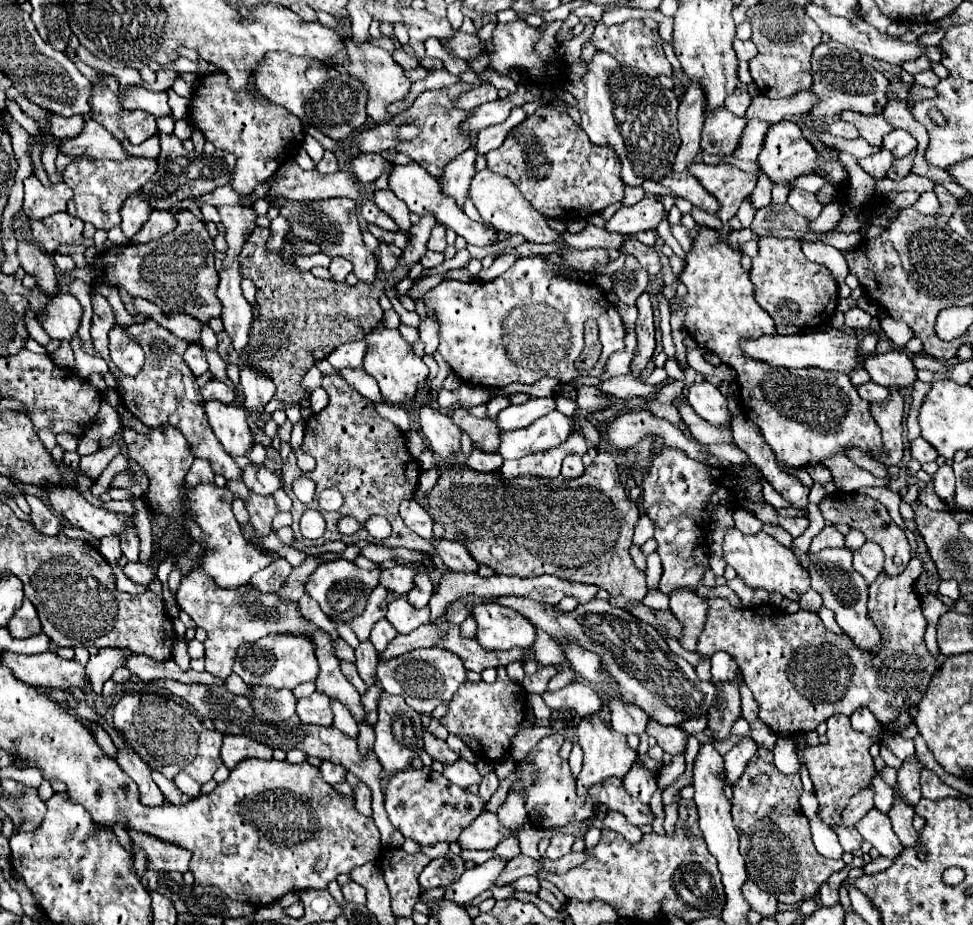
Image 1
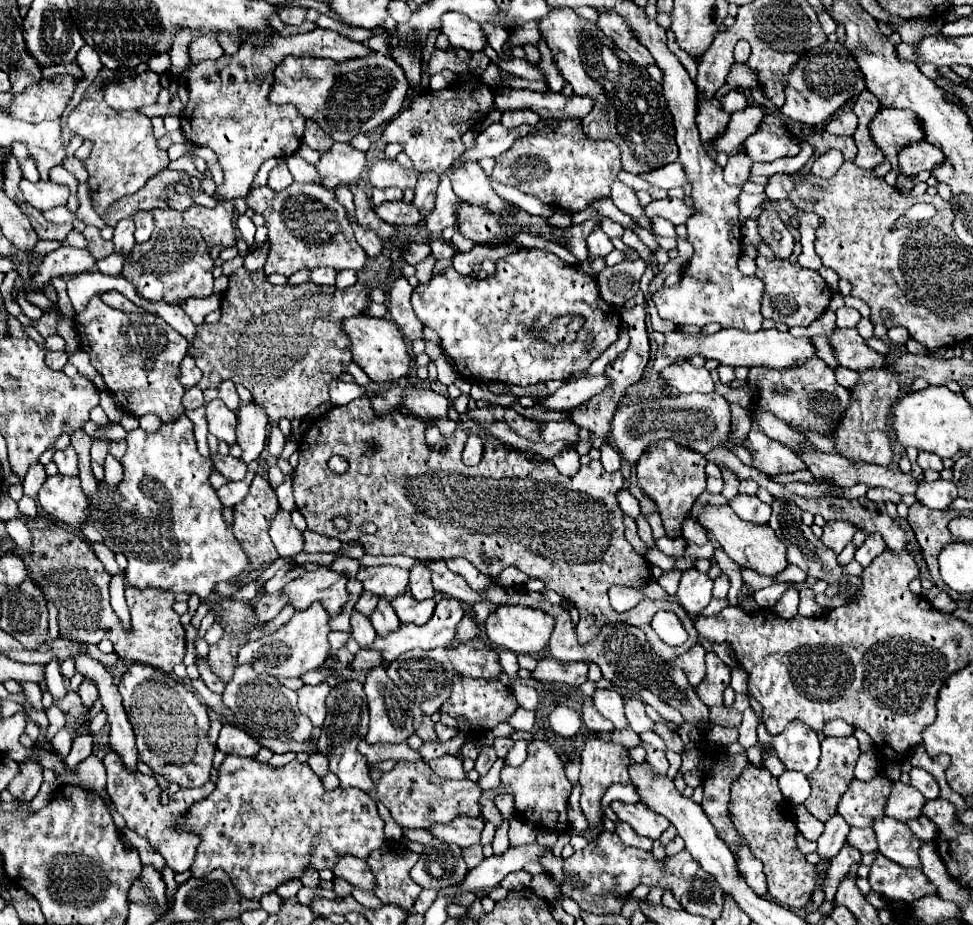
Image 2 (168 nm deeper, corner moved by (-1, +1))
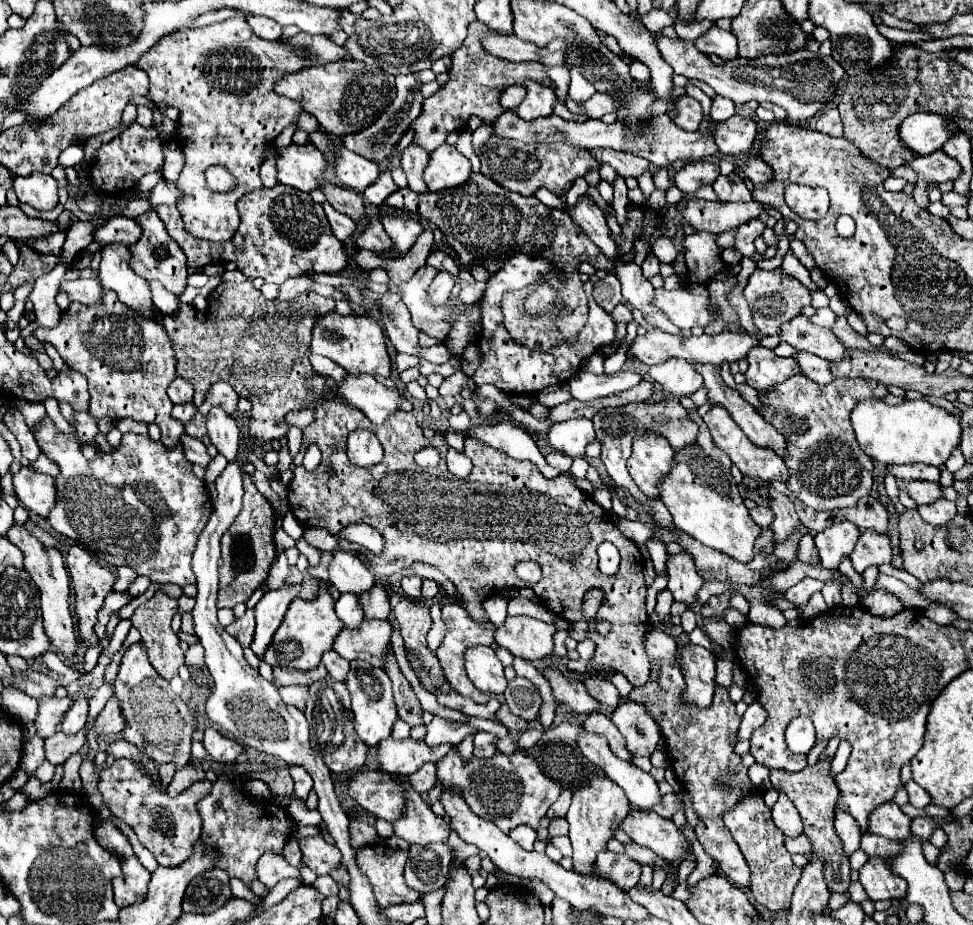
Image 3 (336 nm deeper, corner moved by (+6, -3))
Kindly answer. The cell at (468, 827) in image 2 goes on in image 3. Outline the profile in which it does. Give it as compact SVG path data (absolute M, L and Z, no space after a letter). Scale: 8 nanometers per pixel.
M405 789L405 793L407 793L407 813L403 819L393 823L395 835L423 847L435 841L445 843L449 839L449 833L453 831L451 823L435 815L417 791Z

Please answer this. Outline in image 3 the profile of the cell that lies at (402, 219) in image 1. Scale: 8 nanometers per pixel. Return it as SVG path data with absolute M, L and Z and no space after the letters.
M385 171L371 187L367 187L365 189L365 193L363 193L363 197L373 205L373 207L379 207L391 193L395 193L399 187L393 183L393 179L391 179L391 175L389 175L389 171Z

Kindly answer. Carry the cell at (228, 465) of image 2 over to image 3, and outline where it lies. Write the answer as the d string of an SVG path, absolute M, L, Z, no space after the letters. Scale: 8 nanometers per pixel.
M181 435L181 443L183 443L183 449L185 449L185 457L193 465L201 465L201 467L207 469L207 465L211 463L213 457L207 453L205 445L199 439L193 439L193 437L187 437L187 435Z

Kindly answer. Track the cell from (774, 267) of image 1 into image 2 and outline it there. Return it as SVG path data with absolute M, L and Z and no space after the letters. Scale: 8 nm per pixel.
M756 257L756 277L764 281L764 297L762 297L762 315L772 321L782 321L788 327L800 325L808 327L814 319L818 319L828 303L830 303L830 287L818 275L818 271L804 269L798 263L792 265L790 261L774 259L768 261L764 257Z

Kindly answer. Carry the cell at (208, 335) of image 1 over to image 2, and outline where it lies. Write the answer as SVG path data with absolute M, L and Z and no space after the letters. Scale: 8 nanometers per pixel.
M210 295L206 299L192 297L192 299L186 299L182 303L182 309L192 319L194 325L200 325L210 311L218 311L220 309L220 297L218 295Z

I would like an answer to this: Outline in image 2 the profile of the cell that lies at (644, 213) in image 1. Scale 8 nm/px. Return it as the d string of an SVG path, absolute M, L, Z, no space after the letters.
M666 197L662 201L652 201L644 211L646 211L646 217L660 215L660 217L668 219L674 225L686 223L692 215L696 215L696 209L694 207L686 207L684 199L670 199L670 197Z

